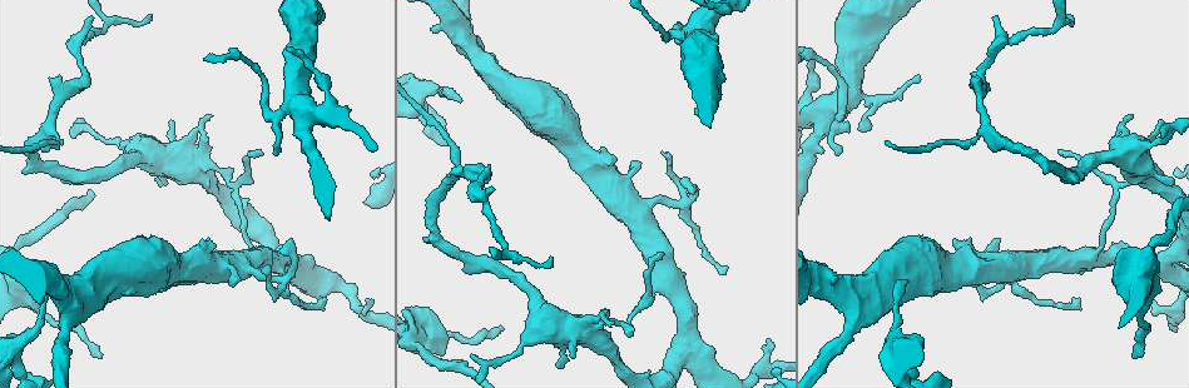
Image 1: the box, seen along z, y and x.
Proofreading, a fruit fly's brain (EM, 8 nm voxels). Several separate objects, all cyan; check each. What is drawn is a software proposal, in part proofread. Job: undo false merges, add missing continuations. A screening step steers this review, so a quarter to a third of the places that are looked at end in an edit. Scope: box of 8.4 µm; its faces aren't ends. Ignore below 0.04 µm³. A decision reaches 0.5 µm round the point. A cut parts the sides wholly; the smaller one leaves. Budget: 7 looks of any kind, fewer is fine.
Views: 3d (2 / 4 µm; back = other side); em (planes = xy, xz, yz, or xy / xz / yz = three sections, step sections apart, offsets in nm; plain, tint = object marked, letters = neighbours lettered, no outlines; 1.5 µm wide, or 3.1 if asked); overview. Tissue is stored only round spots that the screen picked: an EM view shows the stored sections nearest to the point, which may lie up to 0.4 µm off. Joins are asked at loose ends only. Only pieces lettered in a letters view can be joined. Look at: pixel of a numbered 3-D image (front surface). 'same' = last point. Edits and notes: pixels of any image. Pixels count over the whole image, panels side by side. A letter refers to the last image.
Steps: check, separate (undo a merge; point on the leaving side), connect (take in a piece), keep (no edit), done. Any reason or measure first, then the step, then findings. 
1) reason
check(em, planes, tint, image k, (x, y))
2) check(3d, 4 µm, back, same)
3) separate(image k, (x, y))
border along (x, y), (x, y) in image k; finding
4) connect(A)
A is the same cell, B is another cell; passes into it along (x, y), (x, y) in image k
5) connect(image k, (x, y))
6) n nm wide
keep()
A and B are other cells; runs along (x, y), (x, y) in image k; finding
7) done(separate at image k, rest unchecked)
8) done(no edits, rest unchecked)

sudden change in width
check(em, xy, step 8, tint, image 1, (1150, 246))

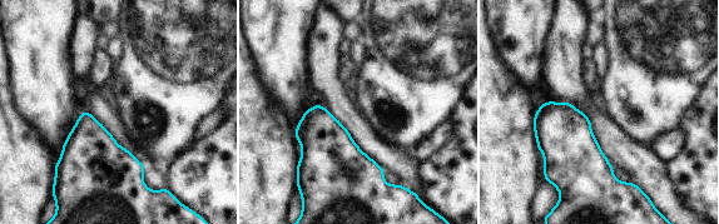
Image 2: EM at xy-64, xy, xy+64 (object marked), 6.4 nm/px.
check(em, xy, step 8, letters, same)

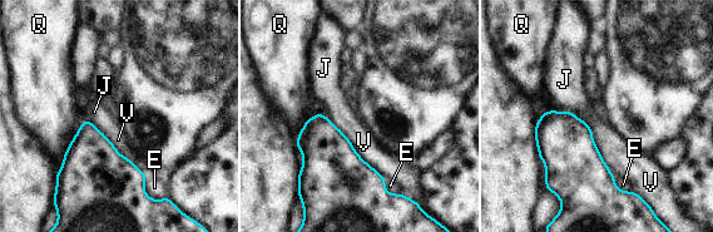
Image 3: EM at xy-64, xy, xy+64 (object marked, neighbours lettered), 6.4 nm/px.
keep()
E, J, Q and V are other cells; continuous, no second neuron

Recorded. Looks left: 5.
branch stops here
check(3d, 2 µm, image 1, (277, 152))

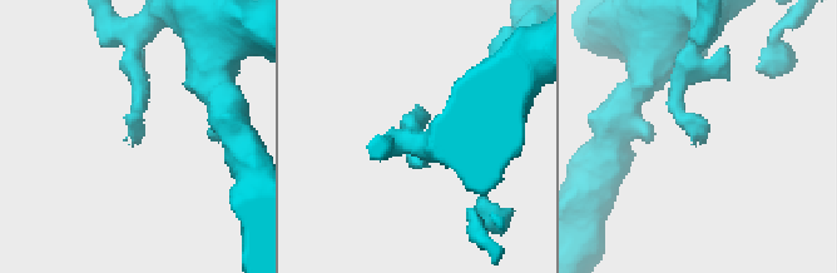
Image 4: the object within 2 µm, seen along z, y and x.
check(em, planes, letters, image 4, (134, 143))

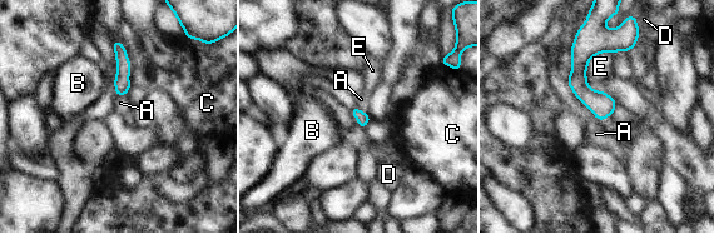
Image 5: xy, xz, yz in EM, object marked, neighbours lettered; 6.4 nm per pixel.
A touches over 360 nm
keep()
A, B, C, D and E are other cells; none of them fits

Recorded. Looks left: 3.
an open end
check(em, planes, letters, image 1, (638, 168))

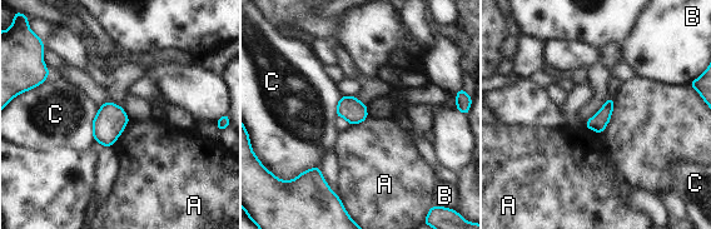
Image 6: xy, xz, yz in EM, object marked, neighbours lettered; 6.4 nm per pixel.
keep()
A, B and C are other cells; border along (615, 99), (612, 111) in image 6; no lettered piece goes on from it

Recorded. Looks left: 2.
done(no edits, rest unchecked)

